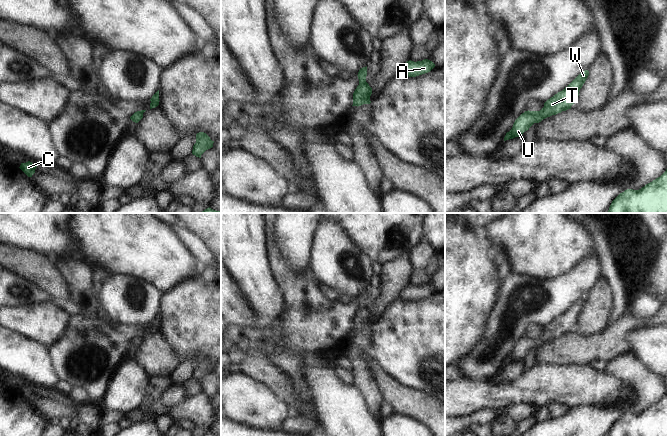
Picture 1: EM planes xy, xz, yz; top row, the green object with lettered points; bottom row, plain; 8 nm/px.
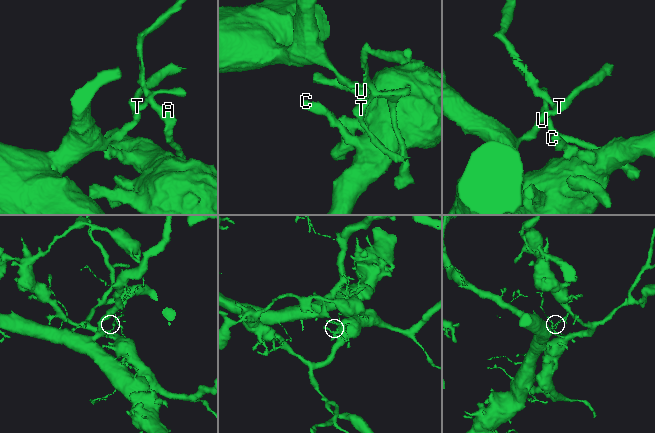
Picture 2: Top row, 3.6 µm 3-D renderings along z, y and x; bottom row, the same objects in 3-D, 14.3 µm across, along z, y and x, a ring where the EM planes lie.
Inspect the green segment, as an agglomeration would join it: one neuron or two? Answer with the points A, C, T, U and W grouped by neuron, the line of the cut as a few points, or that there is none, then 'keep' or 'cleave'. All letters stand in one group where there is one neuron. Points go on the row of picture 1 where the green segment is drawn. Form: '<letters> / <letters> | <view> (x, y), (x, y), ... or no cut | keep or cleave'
A C T U W | no cut | keep

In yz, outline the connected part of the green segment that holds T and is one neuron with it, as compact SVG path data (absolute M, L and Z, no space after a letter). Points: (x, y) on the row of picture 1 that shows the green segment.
M588 70L580 73L567 87L548 99L540 111L528 110L522 113L515 120L512 129L506 133L504 141L522 136L534 123L539 123L547 117L571 109L588 75Z

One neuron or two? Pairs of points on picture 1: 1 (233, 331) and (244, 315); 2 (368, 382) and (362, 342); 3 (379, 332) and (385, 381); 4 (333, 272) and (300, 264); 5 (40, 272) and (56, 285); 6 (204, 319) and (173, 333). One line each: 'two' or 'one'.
1: two
2: one
3: two
4: two
5: one
6: one

